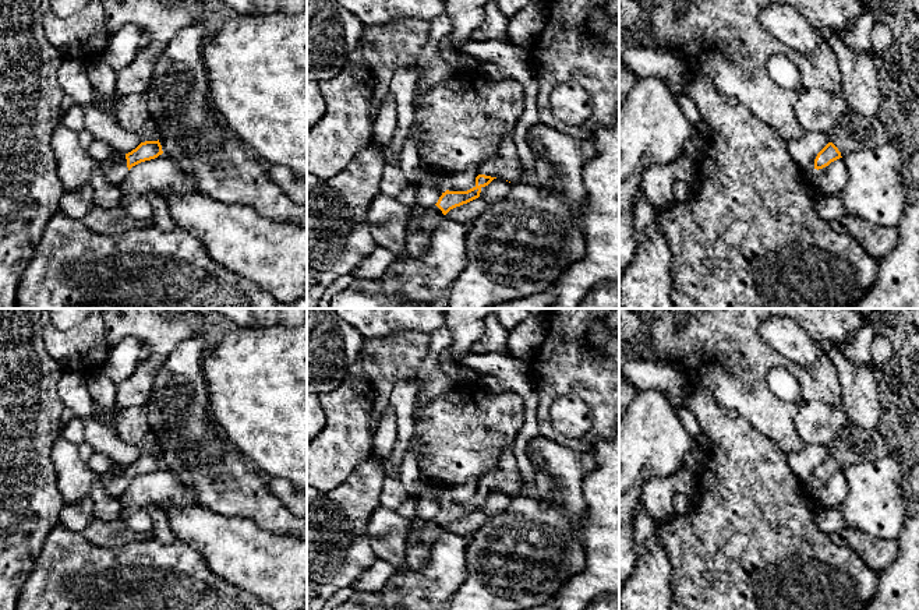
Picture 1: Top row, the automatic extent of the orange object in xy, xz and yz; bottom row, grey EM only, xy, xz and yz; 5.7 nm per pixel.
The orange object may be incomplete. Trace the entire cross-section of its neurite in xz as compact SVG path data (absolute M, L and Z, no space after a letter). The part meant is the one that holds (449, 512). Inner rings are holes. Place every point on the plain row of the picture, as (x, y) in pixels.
M510 447L502 451L498 470L487 473L478 479L476 498L467 504L446 503L438 515L430 521L416 519L417 543L406 550L404 570L420 570L430 558L431 546L445 535L445 528L463 516L480 509L481 501L488 498L494 491L501 490L510 496L516 496L520 486L519 466L516 455Z

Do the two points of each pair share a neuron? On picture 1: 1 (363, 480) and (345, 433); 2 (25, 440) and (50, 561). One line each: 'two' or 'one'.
1: two
2: two

